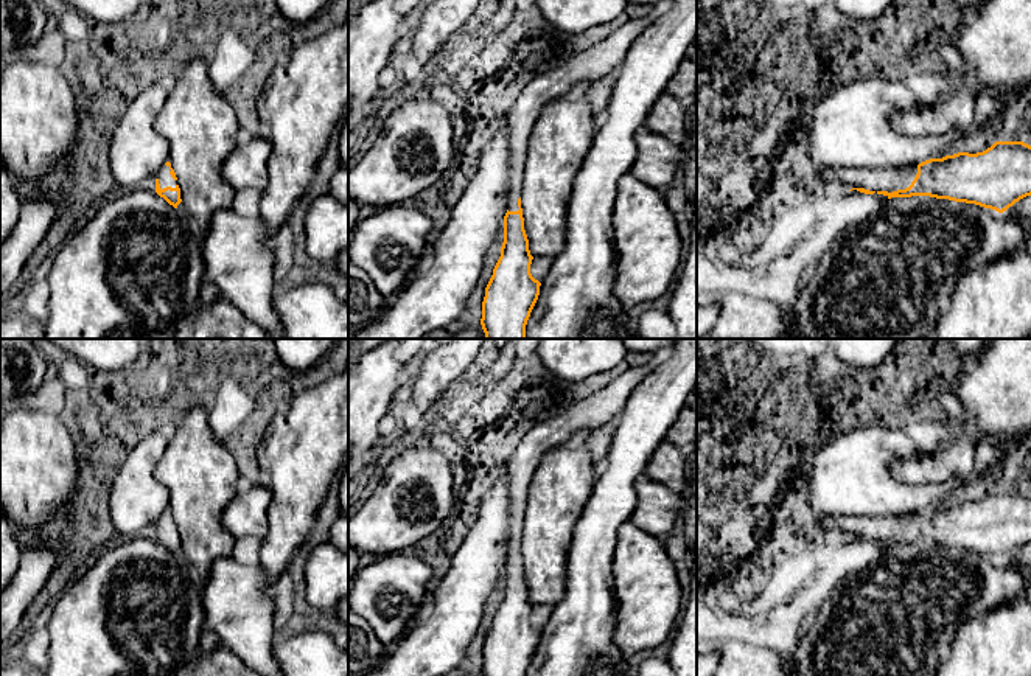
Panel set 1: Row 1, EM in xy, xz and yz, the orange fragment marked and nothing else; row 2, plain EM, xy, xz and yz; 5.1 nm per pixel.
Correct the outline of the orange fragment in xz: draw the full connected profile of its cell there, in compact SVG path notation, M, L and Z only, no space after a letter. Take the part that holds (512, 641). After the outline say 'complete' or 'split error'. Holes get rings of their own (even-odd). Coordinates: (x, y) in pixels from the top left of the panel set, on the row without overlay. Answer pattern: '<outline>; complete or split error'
M650 364L634 367L566 412L535 424L507 460L510 544L501 605L482 650L482 676L526 676L540 643L541 631L530 622L533 605L524 578L521 539L529 486L541 457L569 444L577 430L592 430L619 416L631 392L652 370Z; split error

